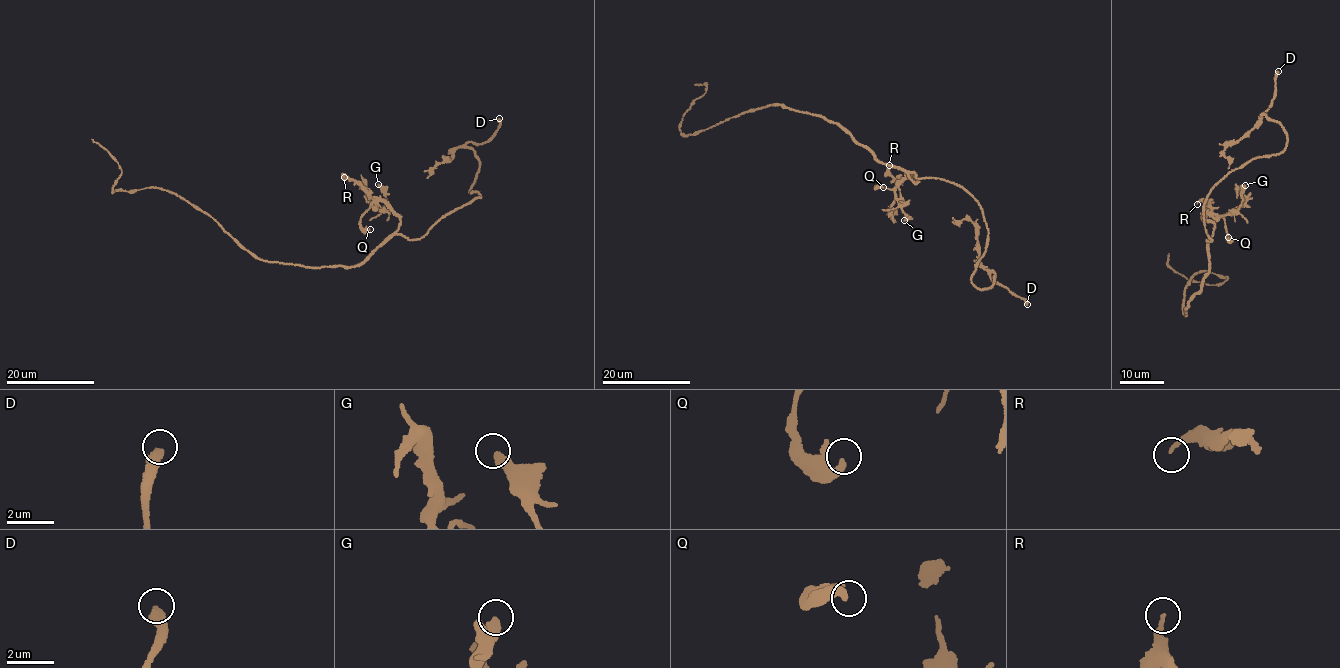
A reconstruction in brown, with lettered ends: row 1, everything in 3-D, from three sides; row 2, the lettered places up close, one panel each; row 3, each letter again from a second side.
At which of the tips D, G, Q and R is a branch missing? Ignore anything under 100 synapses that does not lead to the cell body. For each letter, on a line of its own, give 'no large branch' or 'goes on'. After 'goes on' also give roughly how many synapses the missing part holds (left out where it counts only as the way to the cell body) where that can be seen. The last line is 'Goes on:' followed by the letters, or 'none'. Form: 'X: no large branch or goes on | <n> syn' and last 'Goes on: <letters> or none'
D: goes on | 140 syn
G: no large branch
Q: no large branch
R: no large branch
Goes on: D

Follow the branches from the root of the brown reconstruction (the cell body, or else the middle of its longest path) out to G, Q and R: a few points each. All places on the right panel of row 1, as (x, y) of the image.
G: (1198, 291), (1208, 272), (1206, 247), (1215, 224), (1202, 216), (1205, 213), (1218, 217), (1236, 210), (1245, 185)
Q: (1198, 291), (1208, 272), (1206, 247), (1215, 224), (1205, 220), (1204, 213), (1223, 219), (1228, 237)
R: (1198, 291), (1208, 272), (1206, 247), (1215, 224), (1202, 216), (1209, 214), (1210, 203), (1202, 200), (1197, 204)

